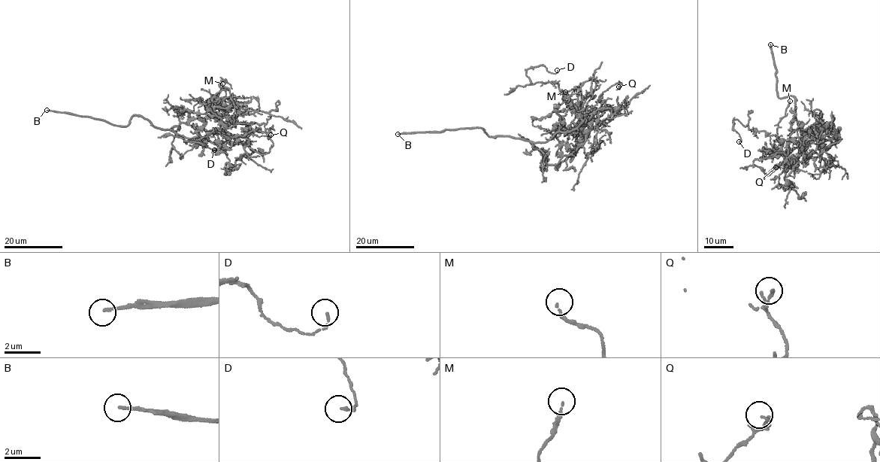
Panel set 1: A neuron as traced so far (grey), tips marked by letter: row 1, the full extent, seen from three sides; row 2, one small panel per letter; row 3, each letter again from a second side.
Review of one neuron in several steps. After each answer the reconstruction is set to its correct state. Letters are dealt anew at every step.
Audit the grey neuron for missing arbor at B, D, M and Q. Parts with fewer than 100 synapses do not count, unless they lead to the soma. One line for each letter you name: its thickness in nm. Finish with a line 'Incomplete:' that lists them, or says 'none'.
B: 140 nm
Incomplete: B

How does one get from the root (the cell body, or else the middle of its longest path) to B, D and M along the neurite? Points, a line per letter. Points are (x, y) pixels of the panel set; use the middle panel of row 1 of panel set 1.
B: (546, 141), (530, 142), (507, 135), (490, 136), (479, 127), (397, 134)
D: (546, 141), (591, 115), (565, 102), (557, 83), (531, 83), (526, 71), (542, 65), (548, 71), (557, 70)
M: (546, 141), (533, 147), (546, 163), (557, 165), (584, 143), (591, 126), (579, 87), (565, 92)

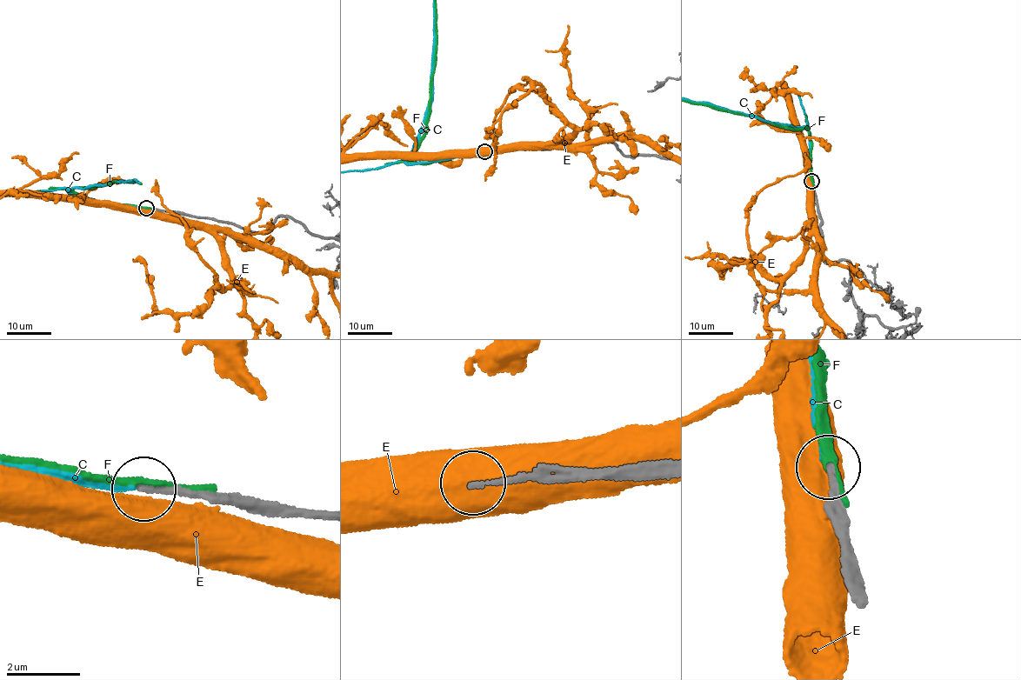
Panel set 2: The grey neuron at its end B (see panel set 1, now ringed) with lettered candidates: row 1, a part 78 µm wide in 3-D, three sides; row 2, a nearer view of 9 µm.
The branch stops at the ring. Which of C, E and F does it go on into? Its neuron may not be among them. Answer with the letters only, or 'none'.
C

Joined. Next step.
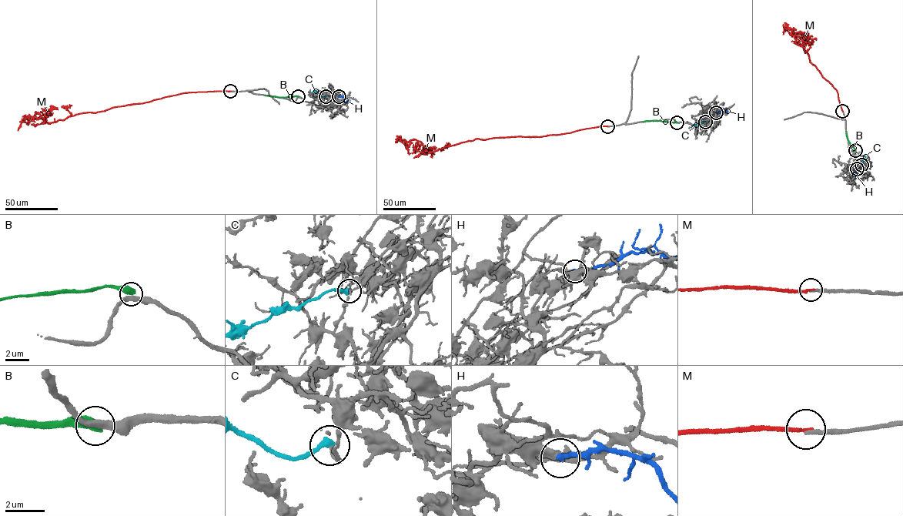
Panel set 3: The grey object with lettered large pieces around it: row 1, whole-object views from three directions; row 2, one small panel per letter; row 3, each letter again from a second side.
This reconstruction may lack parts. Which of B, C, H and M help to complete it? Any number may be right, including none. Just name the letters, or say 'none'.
none

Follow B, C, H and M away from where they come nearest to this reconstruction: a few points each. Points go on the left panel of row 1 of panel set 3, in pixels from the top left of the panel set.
B: (298, 96), (265, 95)
C: (326, 96), (312, 92)
H: (339, 96), (349, 101)
M: (230, 91), (180, 93), (142, 103), (77, 114), (45, 123), (42, 118), (31, 116), (22, 120), (18, 130)

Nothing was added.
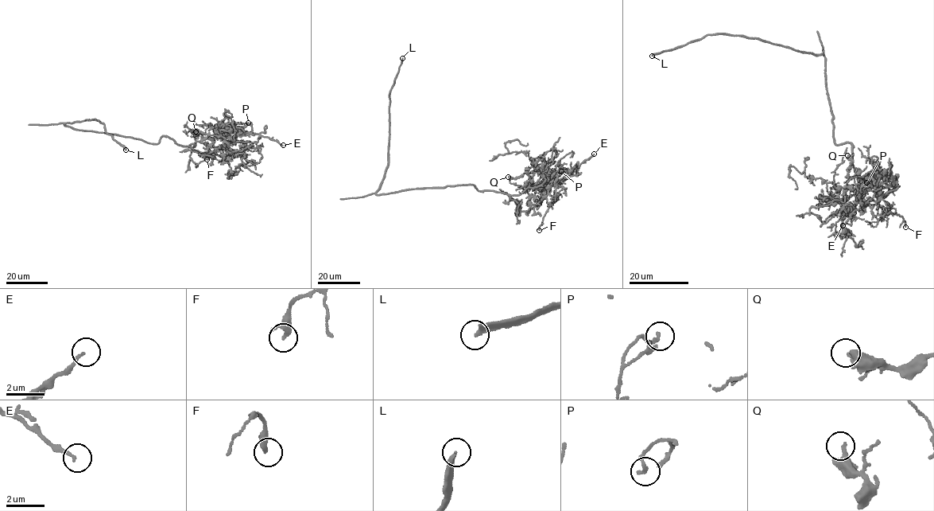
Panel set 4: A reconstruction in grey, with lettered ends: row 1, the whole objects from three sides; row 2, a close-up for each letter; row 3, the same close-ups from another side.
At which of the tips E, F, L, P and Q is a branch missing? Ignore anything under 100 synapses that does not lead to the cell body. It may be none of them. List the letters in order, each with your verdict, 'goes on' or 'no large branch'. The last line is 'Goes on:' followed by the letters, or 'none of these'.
E: no large branch
F: no large branch
L: goes on
P: no large branch
Q: no large branch
Goes on: L

